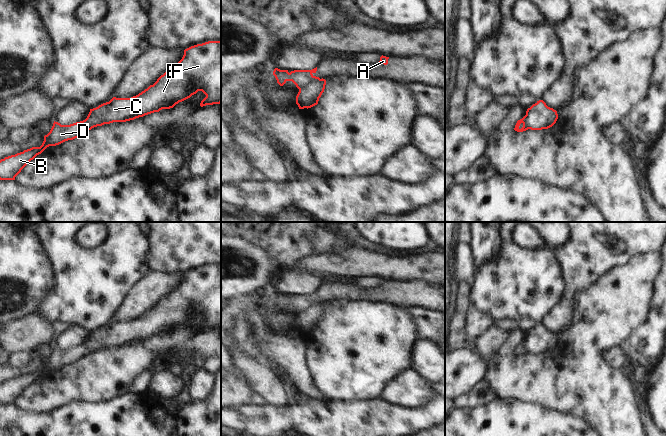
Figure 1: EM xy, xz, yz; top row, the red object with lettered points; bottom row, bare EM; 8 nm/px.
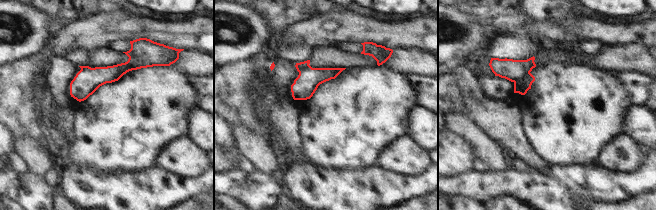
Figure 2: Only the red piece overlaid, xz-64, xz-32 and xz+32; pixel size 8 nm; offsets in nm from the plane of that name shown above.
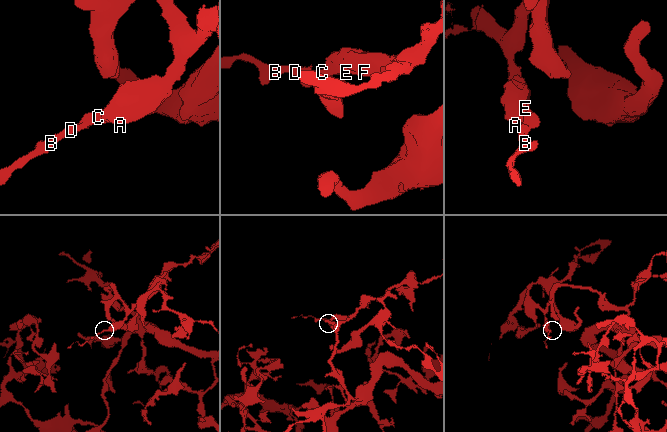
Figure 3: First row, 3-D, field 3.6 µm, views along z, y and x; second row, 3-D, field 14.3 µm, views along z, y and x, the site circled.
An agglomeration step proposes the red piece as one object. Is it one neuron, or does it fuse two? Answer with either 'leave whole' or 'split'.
split

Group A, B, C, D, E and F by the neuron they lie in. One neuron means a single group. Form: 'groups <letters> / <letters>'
groups A C E F / B D

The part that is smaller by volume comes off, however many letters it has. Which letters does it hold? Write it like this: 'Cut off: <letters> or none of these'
Cut off: B, D

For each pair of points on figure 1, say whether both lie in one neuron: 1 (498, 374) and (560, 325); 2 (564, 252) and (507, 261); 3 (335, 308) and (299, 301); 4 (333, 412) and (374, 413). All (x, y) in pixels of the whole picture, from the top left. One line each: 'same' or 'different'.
1: different
2: different
3: different
4: same

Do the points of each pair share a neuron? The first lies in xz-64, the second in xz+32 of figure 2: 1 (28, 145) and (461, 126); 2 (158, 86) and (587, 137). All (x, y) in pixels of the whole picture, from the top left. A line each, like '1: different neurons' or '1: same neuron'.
1: same neuron
2: same neuron

